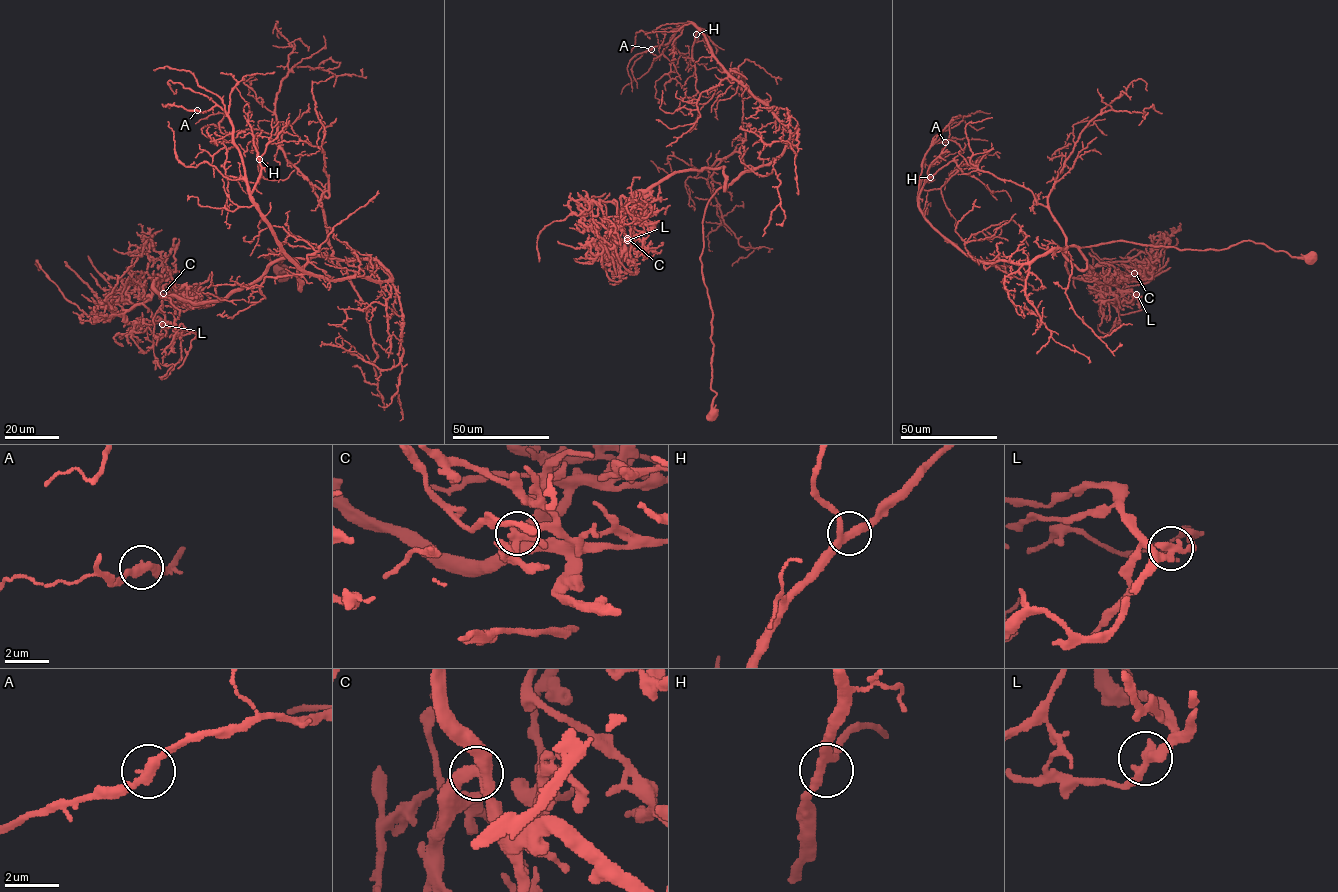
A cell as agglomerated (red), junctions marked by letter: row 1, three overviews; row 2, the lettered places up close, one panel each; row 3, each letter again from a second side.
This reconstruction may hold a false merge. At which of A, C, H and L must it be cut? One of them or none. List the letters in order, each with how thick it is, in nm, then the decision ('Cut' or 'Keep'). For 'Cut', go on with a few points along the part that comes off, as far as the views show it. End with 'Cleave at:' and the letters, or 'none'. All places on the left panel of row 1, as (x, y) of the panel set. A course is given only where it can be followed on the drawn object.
A: Thickness 360 nm. Keep
C: Thickness 400 nm. Keep
H: Thickness 300 nm. Keep
L: Thickness 320 nm. Cut. Course of the part to remove: (162, 324), (153, 322), (153, 325), (155, 322), (142, 326), (137, 318), (137, 326), (131, 326)
Cleave at: L

